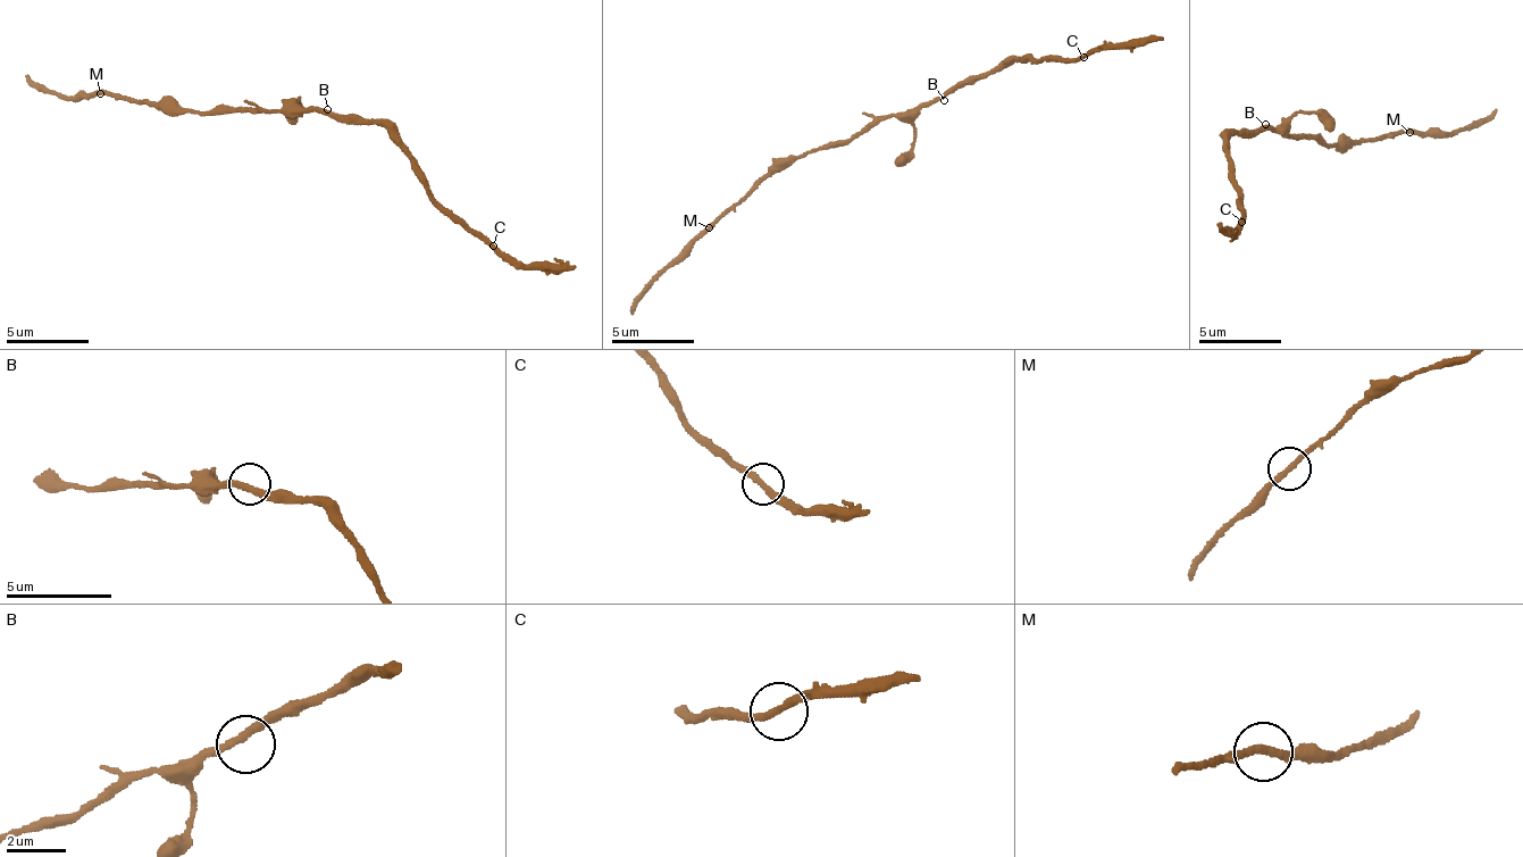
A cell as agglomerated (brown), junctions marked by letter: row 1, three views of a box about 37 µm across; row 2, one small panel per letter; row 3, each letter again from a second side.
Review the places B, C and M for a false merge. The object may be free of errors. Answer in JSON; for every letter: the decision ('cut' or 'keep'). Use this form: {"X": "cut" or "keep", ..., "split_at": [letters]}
{"B": "keep", "C": "keep", "M": "keep", "split_at": []}

